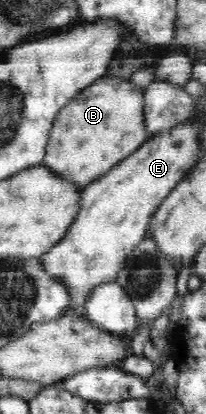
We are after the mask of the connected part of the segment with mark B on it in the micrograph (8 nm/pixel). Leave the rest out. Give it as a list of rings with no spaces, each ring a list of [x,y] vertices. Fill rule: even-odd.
[[[108,76],[98,78],[92,86],[78,94],[60,113],[57,113],[50,130],[43,165],[61,180],[66,180],[76,189],[84,190],[85,186],[100,180],[116,169],[121,162],[130,158],[148,138],[143,120],[144,94],[130,79]]]

